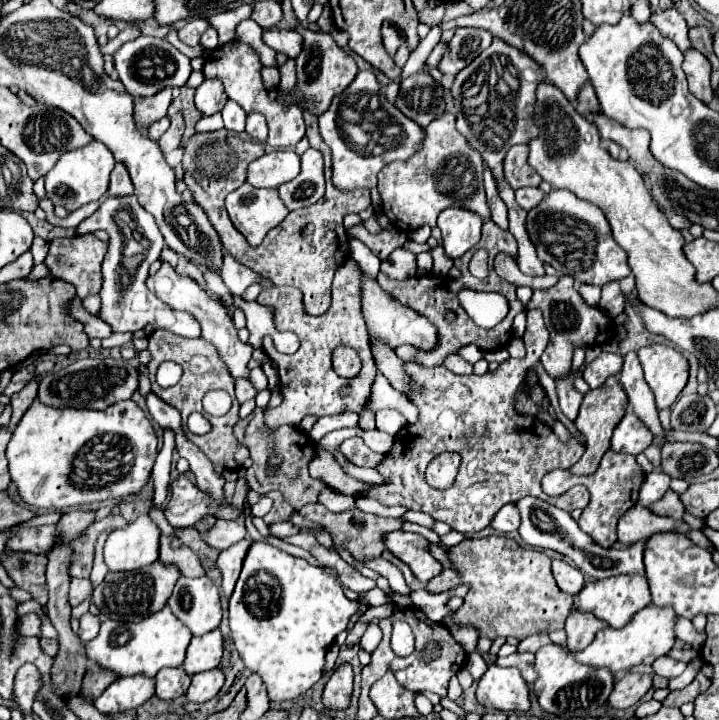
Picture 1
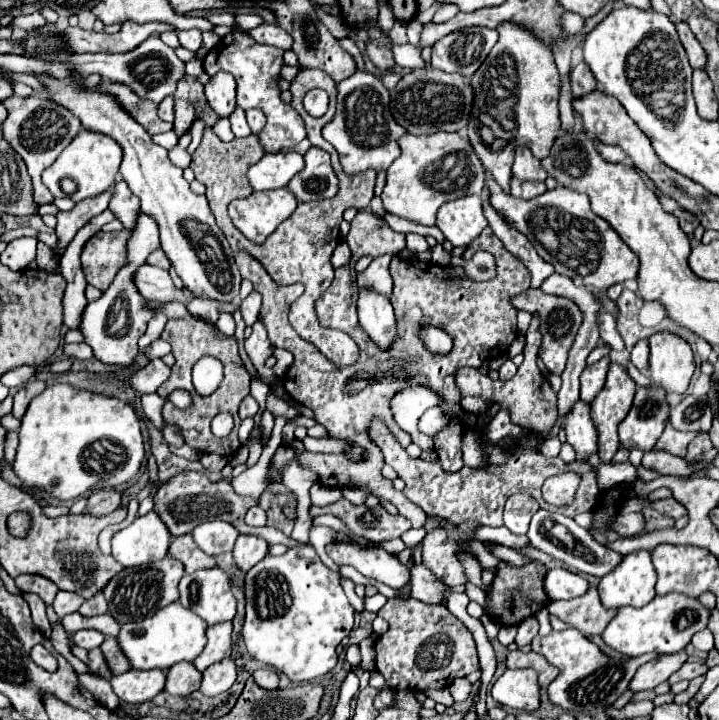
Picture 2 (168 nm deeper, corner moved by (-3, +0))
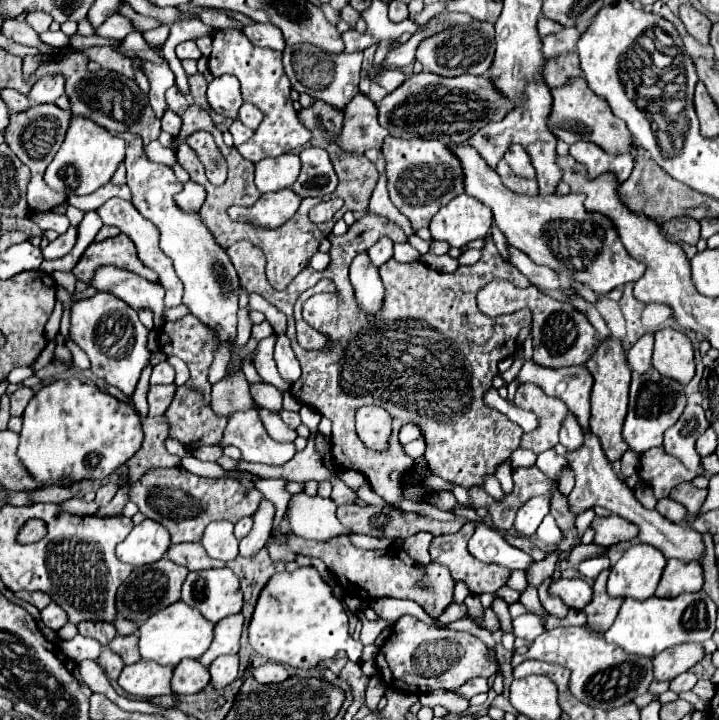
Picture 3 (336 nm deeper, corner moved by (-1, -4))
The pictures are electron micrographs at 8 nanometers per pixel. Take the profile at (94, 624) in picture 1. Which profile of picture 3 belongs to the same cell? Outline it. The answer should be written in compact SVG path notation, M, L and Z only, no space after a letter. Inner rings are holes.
M77 634L73 640L67 640L63 646L61 646L63 654L75 662L81 662L81 660L95 660L101 652L101 644L95 640L95 638L87 638L87 636L81 636Z

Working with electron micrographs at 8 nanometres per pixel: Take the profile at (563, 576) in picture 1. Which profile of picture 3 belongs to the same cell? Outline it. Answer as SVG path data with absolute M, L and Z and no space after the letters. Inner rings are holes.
M557 578L549 582L549 592L553 596L559 596L569 608L583 610L591 600L593 588L583 578Z

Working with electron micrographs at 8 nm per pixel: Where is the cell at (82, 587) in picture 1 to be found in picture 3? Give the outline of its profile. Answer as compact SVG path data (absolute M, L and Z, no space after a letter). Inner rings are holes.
M51 602L47 608L41 610L41 620L51 630L59 630L61 626L65 626L69 622L67 612L59 604L55 604L55 602Z

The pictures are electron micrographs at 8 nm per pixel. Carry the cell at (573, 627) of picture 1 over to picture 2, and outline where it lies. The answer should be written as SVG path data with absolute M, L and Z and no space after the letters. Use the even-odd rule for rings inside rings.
M591 586L587 590L587 594L583 594L579 598L551 602L547 608L551 614L555 614L563 622L575 626L583 634L601 634L607 628L607 624L611 622L611 618L615 616L615 610L603 608L597 586Z

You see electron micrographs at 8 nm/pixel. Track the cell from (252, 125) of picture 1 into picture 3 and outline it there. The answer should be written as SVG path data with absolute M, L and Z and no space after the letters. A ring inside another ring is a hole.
M243 104L241 110L239 110L239 120L241 120L247 128L255 130L255 128L261 124L261 120L263 120L263 112L261 112L259 108L255 108L253 104Z

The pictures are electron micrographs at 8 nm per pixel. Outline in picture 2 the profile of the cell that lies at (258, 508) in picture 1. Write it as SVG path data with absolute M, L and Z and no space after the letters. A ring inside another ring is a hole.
M253 506L249 508L247 516L245 516L245 524L249 526L265 526L265 512L261 506Z

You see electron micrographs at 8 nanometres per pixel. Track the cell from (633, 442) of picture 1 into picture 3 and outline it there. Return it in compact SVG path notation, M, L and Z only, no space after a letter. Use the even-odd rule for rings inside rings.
M649 370L641 376L633 376L631 380L631 396L629 396L629 412L623 424L623 438L629 444L629 448L637 454L647 452L649 448L663 444L663 434L667 428L671 428L677 418L681 416L685 408L685 392L683 386L675 380L669 380L661 376L657 370Z

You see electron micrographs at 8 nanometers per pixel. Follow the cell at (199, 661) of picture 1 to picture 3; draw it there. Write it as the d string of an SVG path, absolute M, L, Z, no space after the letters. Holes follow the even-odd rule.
M233 614L215 624L215 636L209 650L199 658L203 666L209 666L217 656L237 654L239 650L239 636L243 628L243 614Z

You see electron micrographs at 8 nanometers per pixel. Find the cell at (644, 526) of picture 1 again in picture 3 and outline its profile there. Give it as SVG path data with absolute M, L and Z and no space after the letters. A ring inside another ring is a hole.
M607 516L607 518L595 518L591 522L595 528L595 544L599 546L613 546L617 542L627 542L639 534L639 528L633 526L629 520L619 516Z

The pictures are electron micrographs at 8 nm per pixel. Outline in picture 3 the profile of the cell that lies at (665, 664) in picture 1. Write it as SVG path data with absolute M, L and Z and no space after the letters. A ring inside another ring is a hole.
M683 672L675 680L671 680L669 688L679 694L679 692L685 692L685 690L691 690L695 686L695 682L697 682L697 676L693 672Z

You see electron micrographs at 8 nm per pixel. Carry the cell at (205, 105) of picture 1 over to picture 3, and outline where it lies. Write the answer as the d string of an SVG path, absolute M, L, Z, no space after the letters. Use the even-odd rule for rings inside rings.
M229 74L213 78L213 82L207 88L207 100L217 114L223 114L227 118L237 118L237 112L243 104L239 92L239 80Z

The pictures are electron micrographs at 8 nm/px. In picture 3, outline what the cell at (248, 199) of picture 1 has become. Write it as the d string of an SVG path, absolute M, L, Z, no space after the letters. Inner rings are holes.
M281 190L273 194L263 194L253 206L231 206L229 216L235 222L247 222L259 228L279 228L285 224L299 208L301 198L293 190Z

